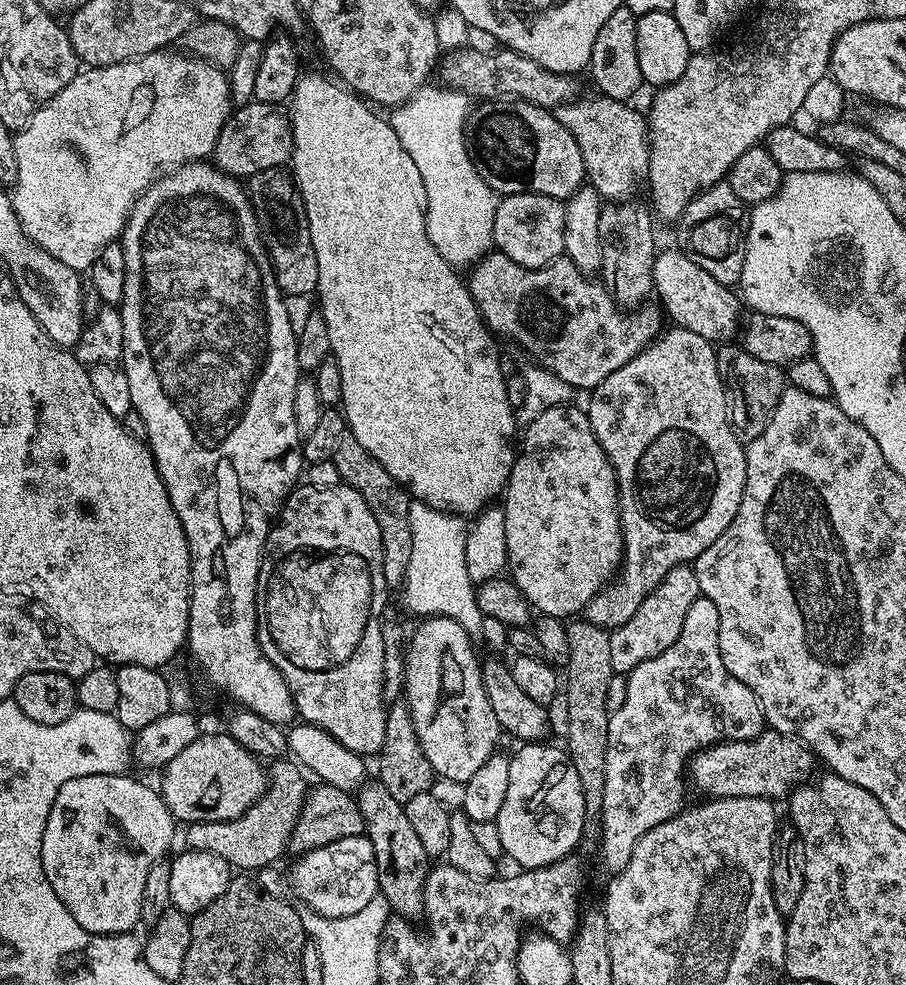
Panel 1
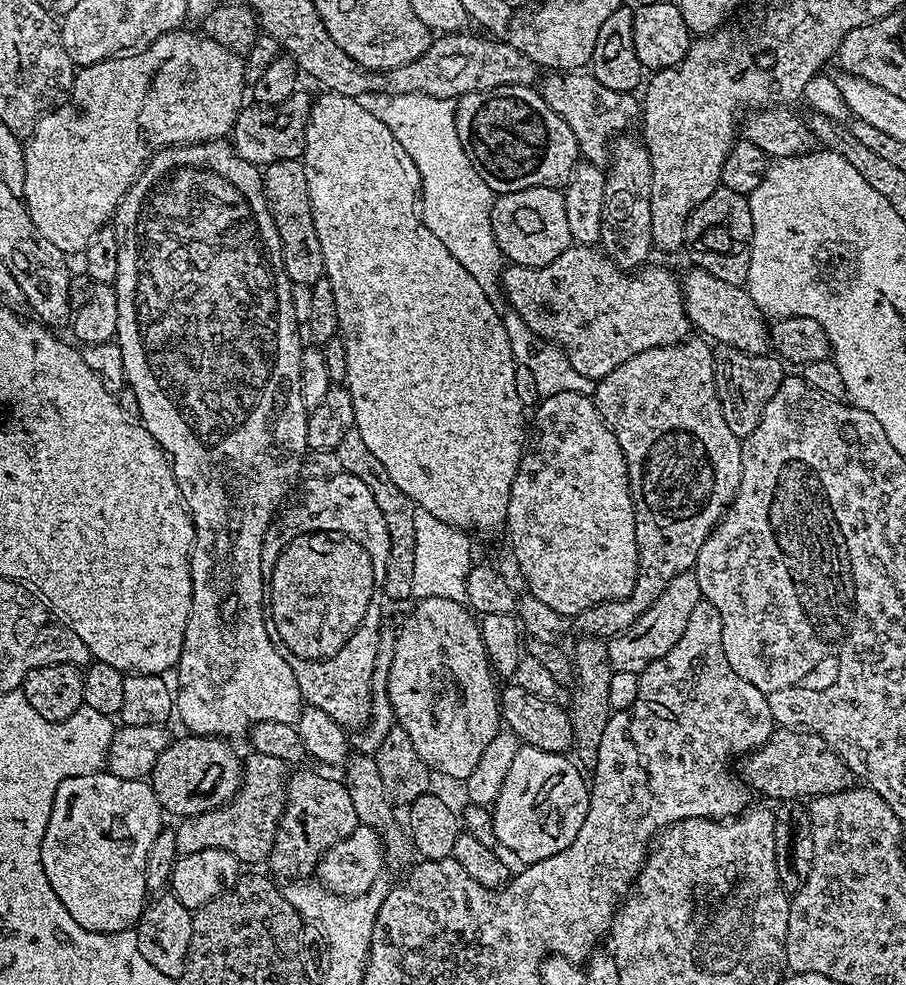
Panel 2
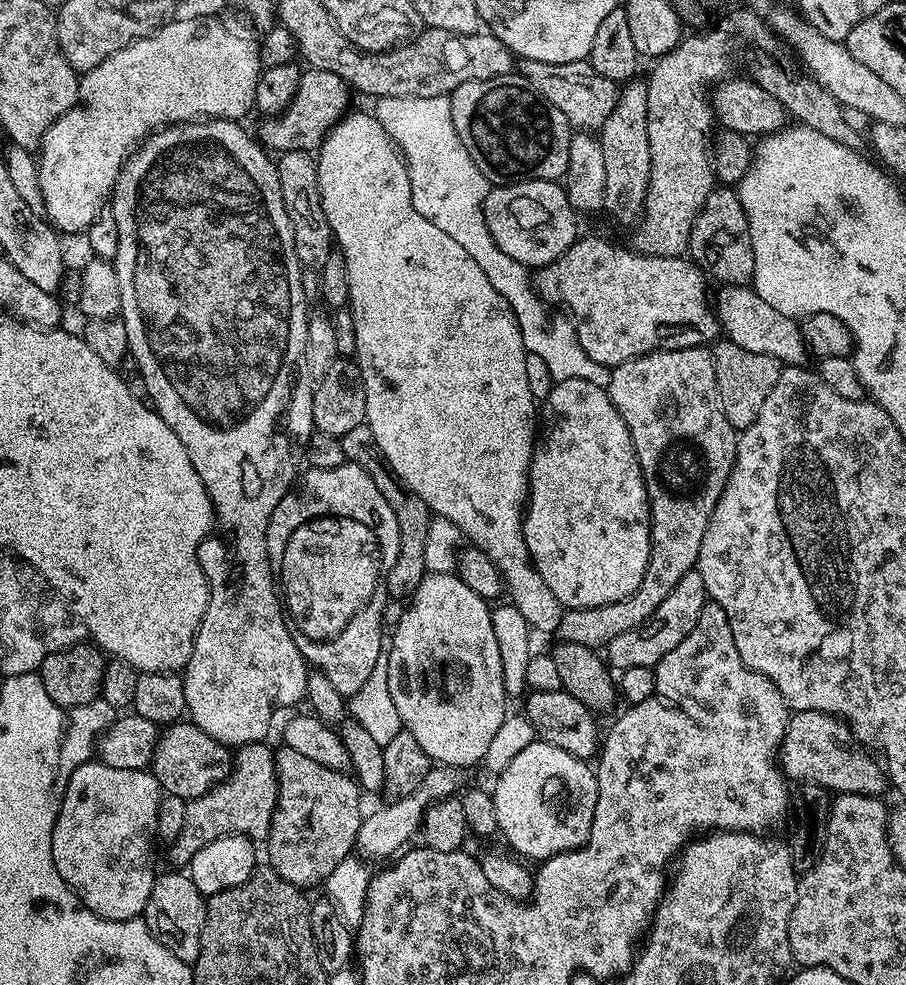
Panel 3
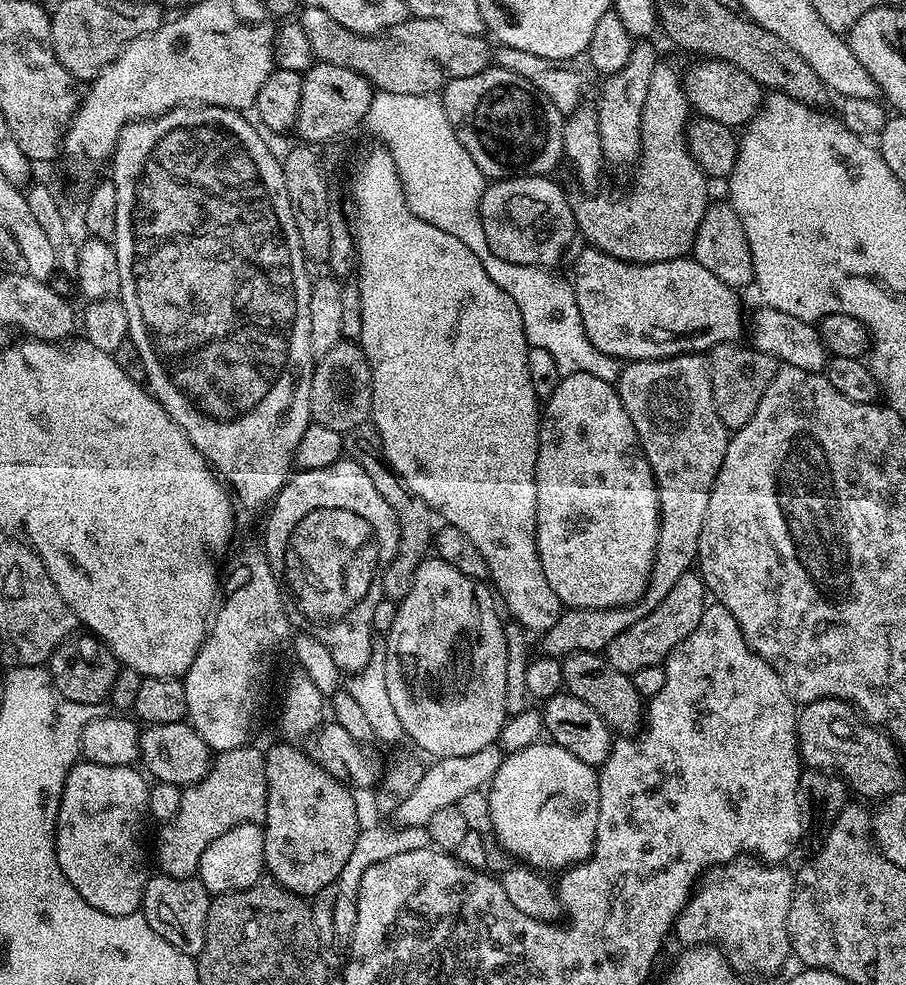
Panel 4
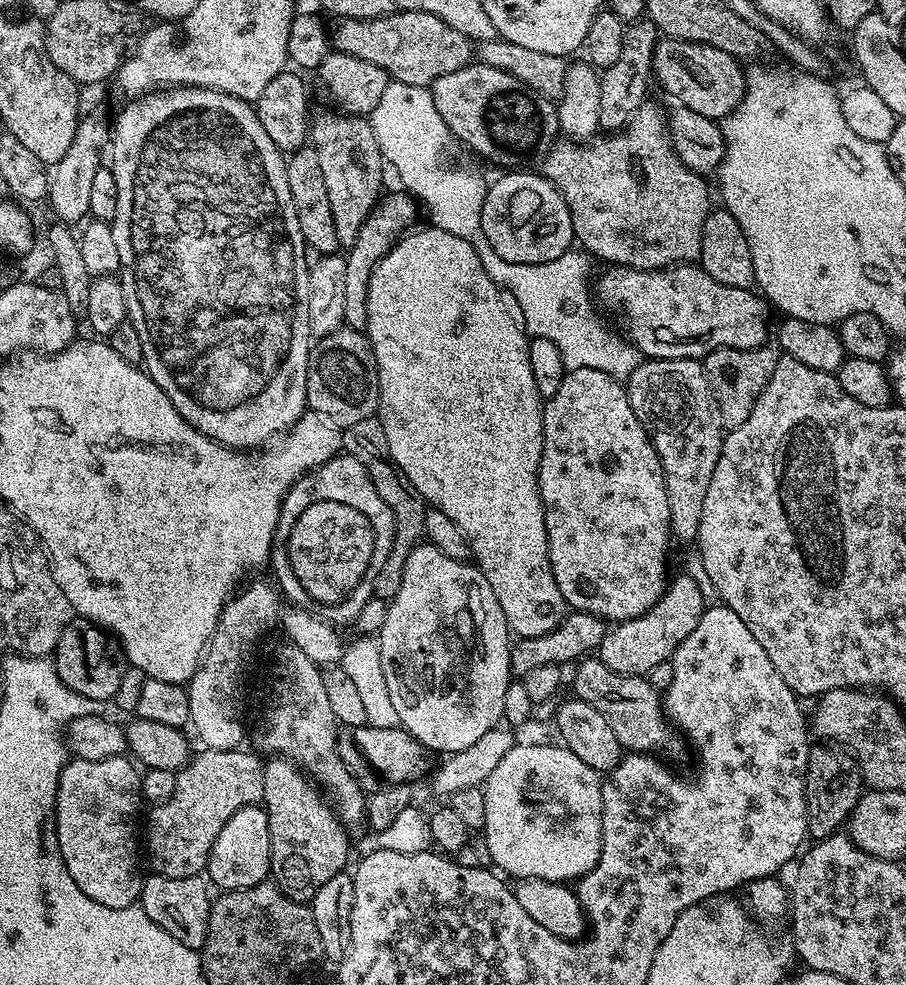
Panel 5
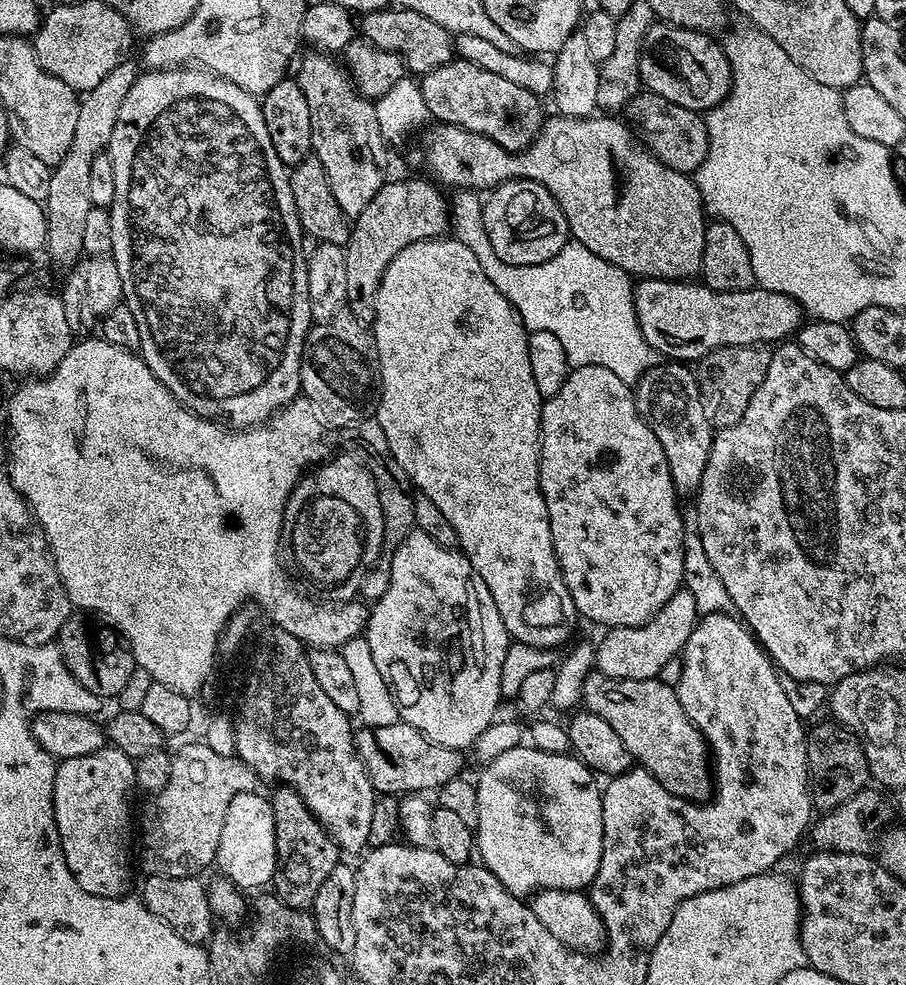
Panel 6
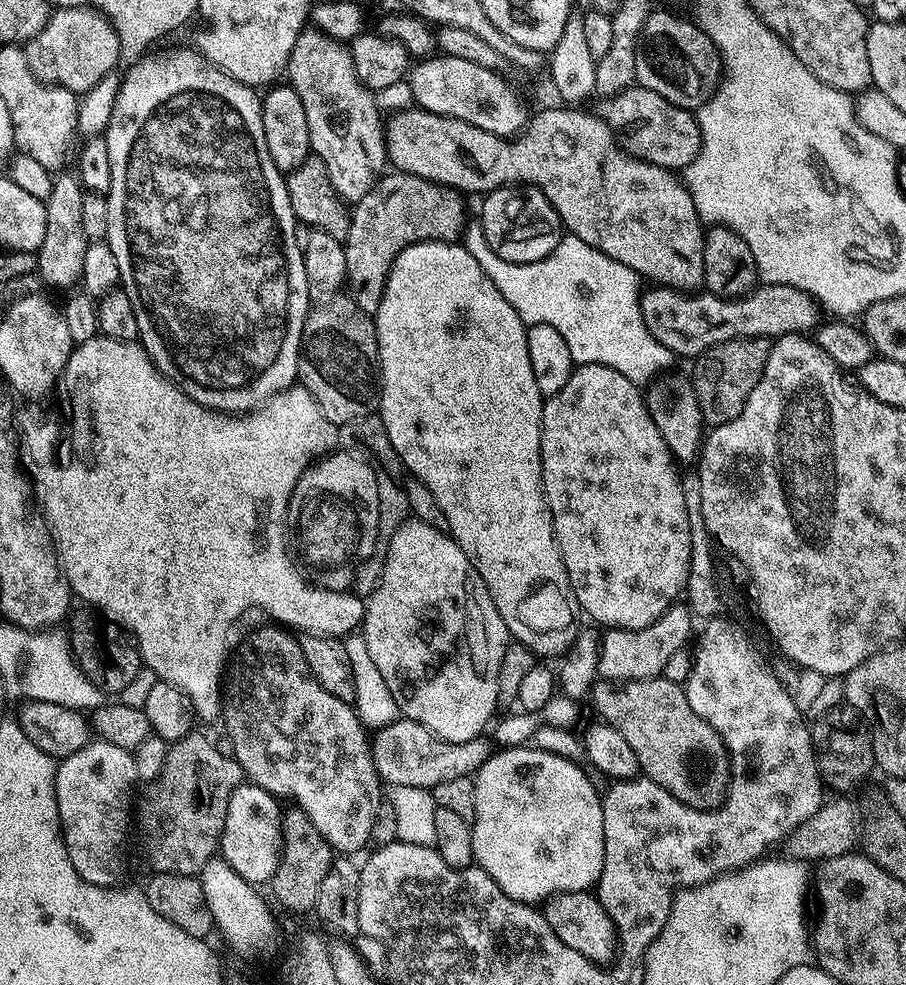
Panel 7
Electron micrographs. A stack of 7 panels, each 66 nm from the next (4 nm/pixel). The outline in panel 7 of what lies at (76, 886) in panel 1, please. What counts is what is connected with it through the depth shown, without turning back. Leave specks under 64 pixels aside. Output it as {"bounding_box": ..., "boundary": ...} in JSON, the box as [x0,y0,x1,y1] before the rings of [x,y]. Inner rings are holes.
{"bounding_box":[56,738,137,888],"boundary":[[[99,738],[89,739],[82,750],[57,763],[56,805],[60,831],[70,866],[74,866],[86,882],[107,888],[119,881],[116,879],[124,868],[124,843],[134,816],[132,787],[137,784],[133,753]]]}

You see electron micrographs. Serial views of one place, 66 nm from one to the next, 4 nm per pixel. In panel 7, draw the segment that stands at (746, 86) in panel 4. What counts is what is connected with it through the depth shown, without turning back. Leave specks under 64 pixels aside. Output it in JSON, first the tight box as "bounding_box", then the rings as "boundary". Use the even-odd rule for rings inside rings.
{"bounding_box":[636,10,722,110],"boundary":[[[660,10],[648,15],[636,43],[636,84],[654,90],[654,94],[662,94],[674,106],[699,110],[715,94],[722,79],[722,65],[714,42],[699,24],[688,20]]]}

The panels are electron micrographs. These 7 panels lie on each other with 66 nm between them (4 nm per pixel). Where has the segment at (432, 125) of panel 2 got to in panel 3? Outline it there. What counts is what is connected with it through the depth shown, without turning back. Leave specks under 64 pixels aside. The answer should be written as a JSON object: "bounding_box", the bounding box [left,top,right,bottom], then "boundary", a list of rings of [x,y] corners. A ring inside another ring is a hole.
{"bounding_box":[375,98,605,381],"boundary":[[[379,98],[375,104],[377,122],[384,127],[386,134],[390,134],[408,166],[414,210],[418,210],[418,214],[422,214],[422,218],[426,218],[426,222],[436,226],[442,234],[452,238],[482,270],[482,274],[486,274],[490,286],[494,286],[496,293],[503,296],[505,304],[516,317],[525,353],[531,353],[536,348],[559,377],[599,381],[599,376],[605,375],[605,365],[588,359],[580,341],[576,339],[576,330],[571,323],[552,324],[548,317],[549,305],[534,291],[529,269],[498,250],[486,226],[483,209],[490,185],[482,170],[474,166],[466,146],[462,146],[454,130],[451,99]]]}

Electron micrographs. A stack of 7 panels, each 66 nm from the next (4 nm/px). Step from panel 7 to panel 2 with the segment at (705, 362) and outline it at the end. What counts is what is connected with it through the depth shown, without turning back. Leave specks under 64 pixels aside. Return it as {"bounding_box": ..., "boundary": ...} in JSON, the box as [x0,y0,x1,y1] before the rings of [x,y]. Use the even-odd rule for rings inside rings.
{"bounding_box":[714,344,786,438],"boundary":[[[725,344],[715,345],[714,363],[716,387],[724,406],[724,415],[732,425],[732,432],[741,438],[749,436],[758,426],[766,410],[766,402],[770,402],[770,398],[778,394],[778,386],[782,386],[786,375],[785,365],[775,355],[755,356]]]}

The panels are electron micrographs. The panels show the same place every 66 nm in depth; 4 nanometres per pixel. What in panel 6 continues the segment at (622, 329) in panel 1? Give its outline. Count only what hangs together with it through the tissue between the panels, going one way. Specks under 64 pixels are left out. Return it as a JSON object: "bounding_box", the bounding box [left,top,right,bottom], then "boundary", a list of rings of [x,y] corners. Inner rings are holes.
{"bounding_box":[634,279,802,362],"boundary":[[[641,279],[635,285],[634,299],[636,317],[646,342],[672,362],[699,362],[706,354],[726,346],[772,346],[787,341],[802,327],[798,301],[759,286],[745,292],[716,292],[703,282]]]}

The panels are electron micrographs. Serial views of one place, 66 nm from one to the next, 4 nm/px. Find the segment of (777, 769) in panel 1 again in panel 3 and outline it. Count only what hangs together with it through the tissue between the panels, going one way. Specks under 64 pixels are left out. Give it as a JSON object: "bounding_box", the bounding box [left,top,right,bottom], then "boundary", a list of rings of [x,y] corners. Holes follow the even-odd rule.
{"bounding_box":[778,712,886,797],"boundary":[[[798,712],[789,719],[787,728],[784,729],[784,739],[780,745],[778,753],[779,763],[782,771],[789,781],[800,780],[805,785],[817,784],[828,790],[832,794],[862,794],[863,796],[879,797],[880,791],[886,788],[886,772],[881,761],[875,755],[871,756],[871,751],[863,747],[854,747],[854,740],[851,735],[832,736],[832,728],[828,725],[829,717],[823,712]]]}

